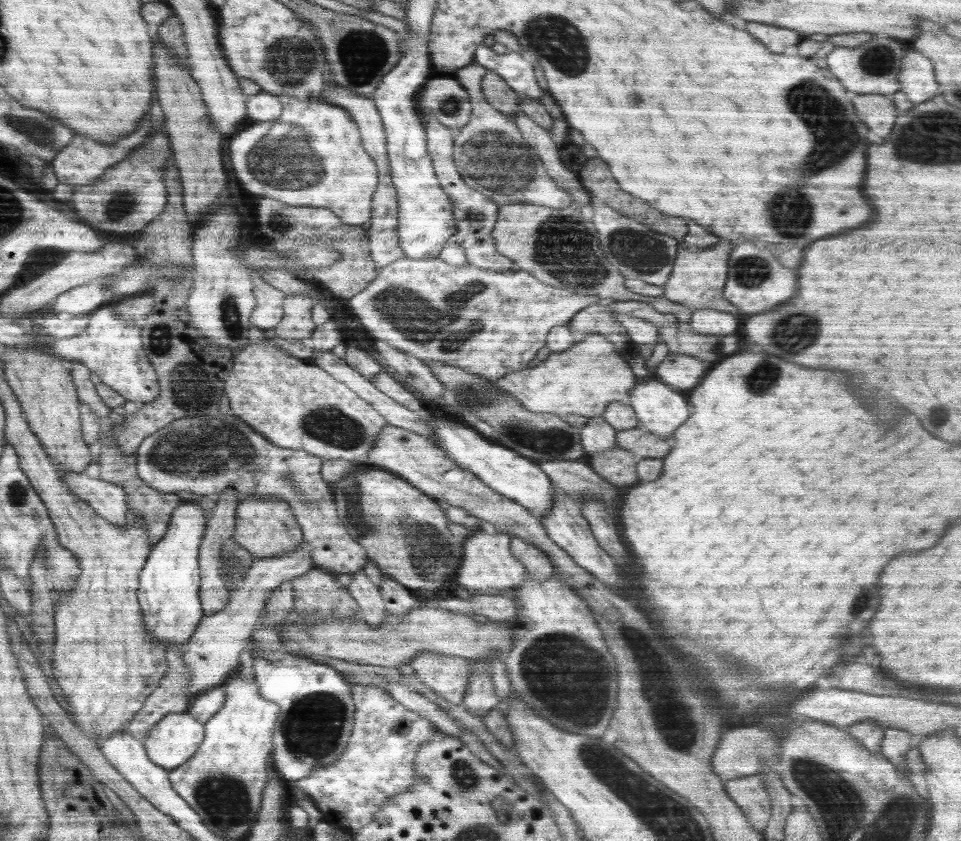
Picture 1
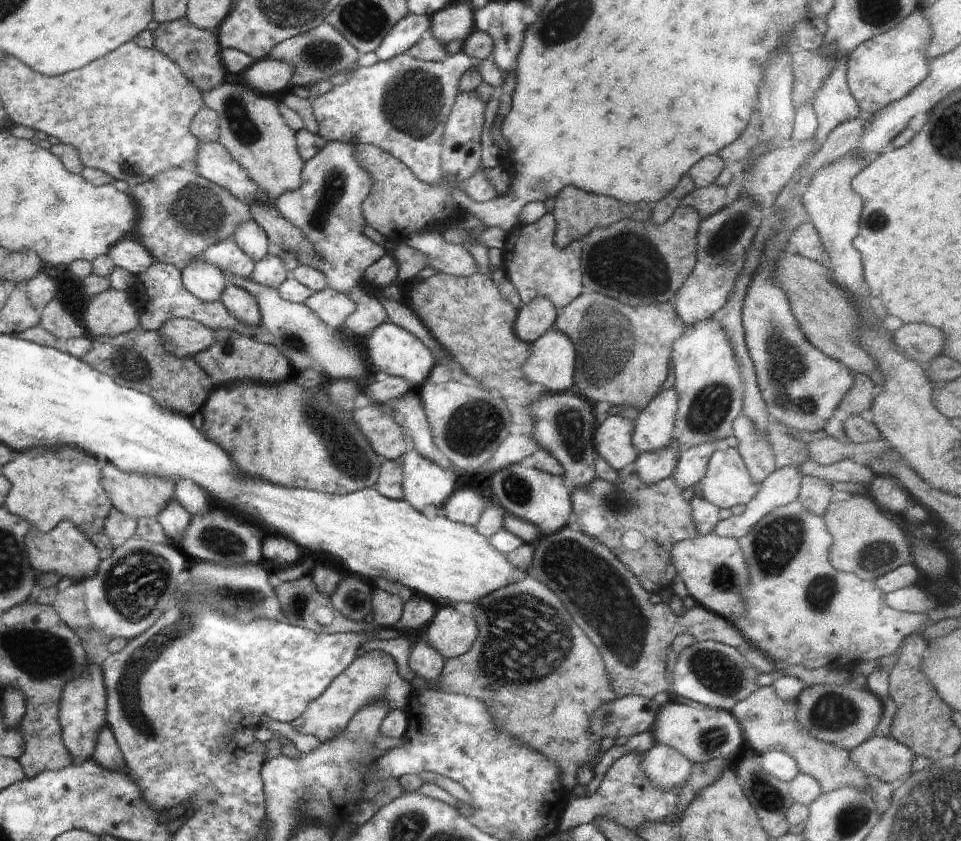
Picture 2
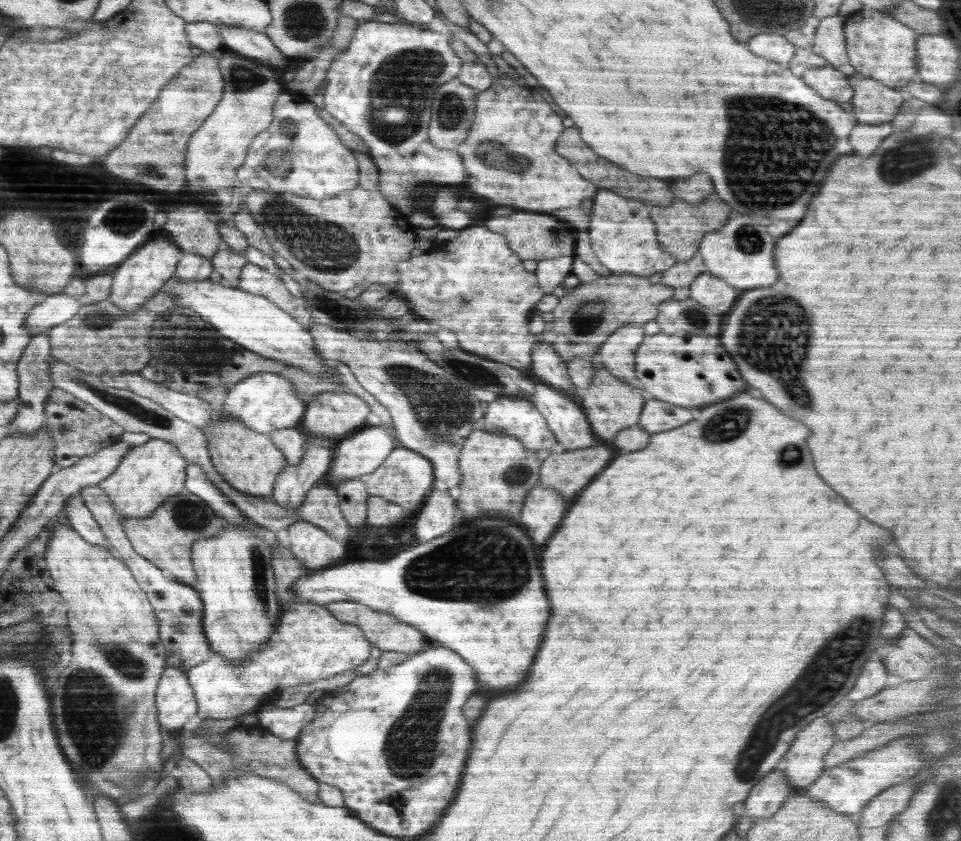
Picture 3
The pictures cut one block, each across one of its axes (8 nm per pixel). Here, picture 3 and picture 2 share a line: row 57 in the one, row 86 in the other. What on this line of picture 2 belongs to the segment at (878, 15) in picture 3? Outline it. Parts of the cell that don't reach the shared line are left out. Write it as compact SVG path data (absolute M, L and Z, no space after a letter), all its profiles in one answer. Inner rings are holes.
M918 4L918 7L912 10L894 28L891 28L888 32L877 34L874 38L862 42L854 49L854 52L847 59L846 80L848 80L852 96L858 102L863 114L873 115L882 110L884 106L904 98L928 76L930 68L928 66L929 59L926 57L926 48L928 48L930 40L932 40L932 28L930 28L930 22L924 16L923 6Z

